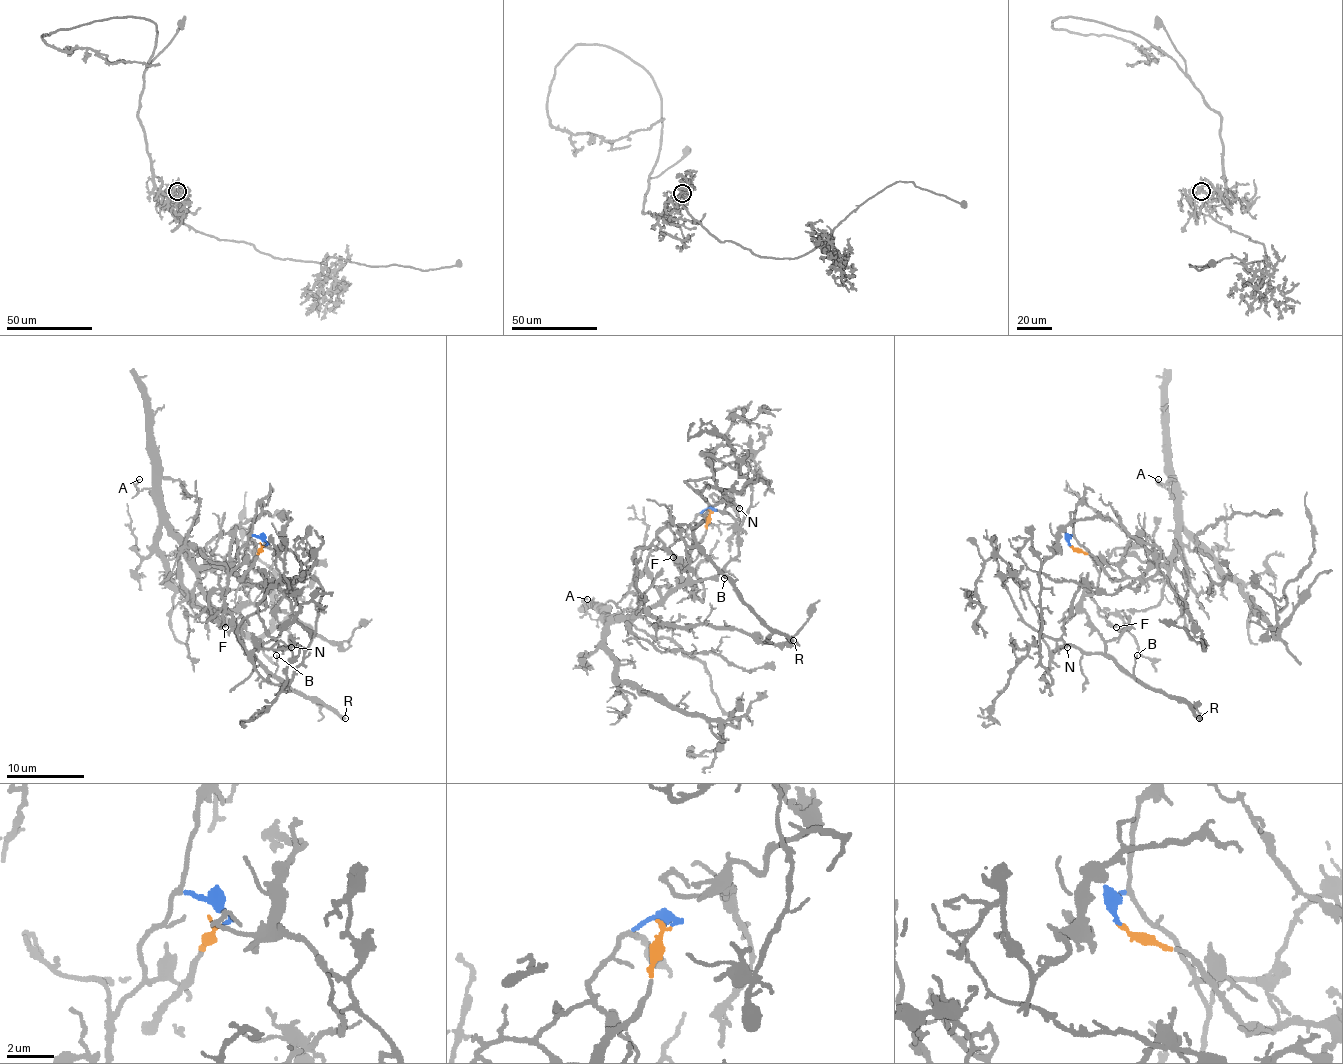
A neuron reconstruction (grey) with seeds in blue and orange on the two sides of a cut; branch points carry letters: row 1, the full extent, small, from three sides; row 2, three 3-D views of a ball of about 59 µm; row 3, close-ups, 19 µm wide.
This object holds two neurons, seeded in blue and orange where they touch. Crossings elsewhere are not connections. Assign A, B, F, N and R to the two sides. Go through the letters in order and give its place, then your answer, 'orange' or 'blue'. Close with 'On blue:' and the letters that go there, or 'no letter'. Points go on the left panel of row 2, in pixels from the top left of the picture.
A: (139, 479) | orange
B: (276, 655) | blue
F: (225, 627) | blue
N: (291, 647) | blue
R: (345, 718) | blue
On blue: B, F, N, R

